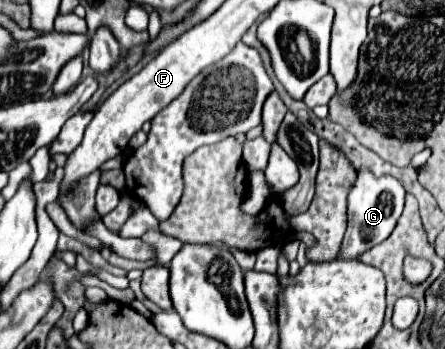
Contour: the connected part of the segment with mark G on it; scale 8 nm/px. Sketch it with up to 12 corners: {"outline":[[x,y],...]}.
{"outline":[[356,168],[338,260],[386,240],[402,214],[402,184]]}

